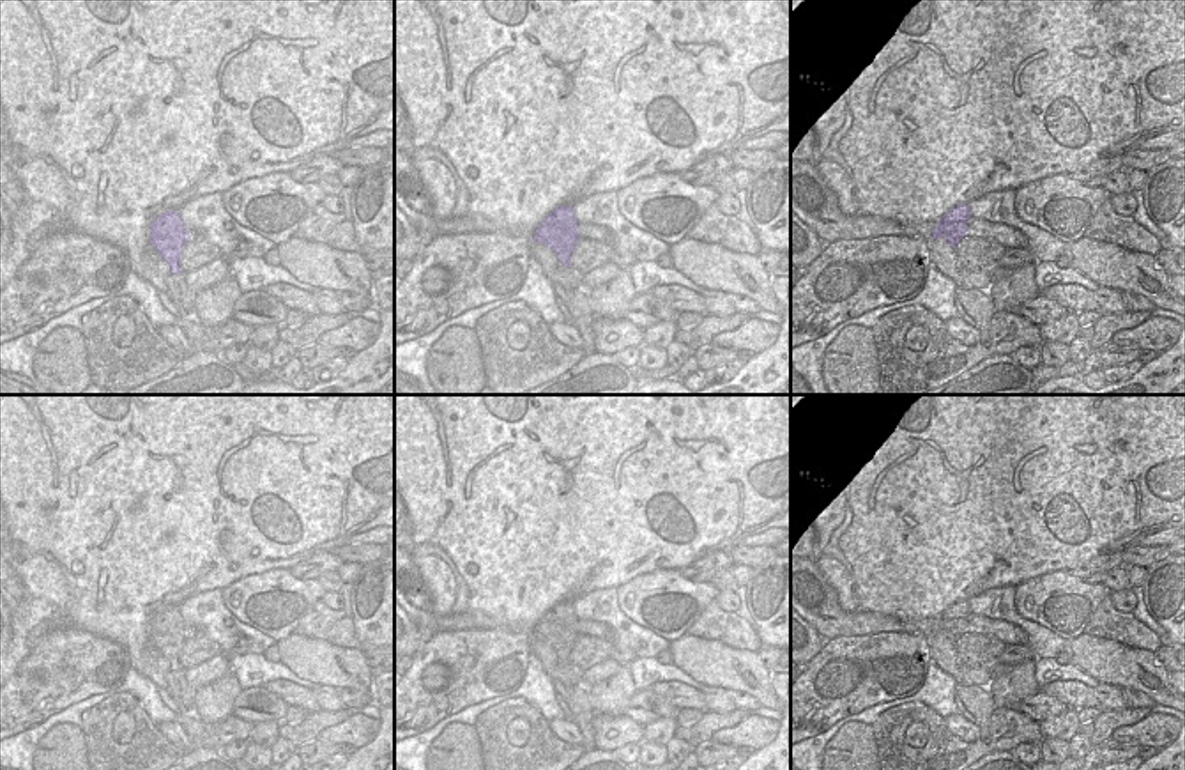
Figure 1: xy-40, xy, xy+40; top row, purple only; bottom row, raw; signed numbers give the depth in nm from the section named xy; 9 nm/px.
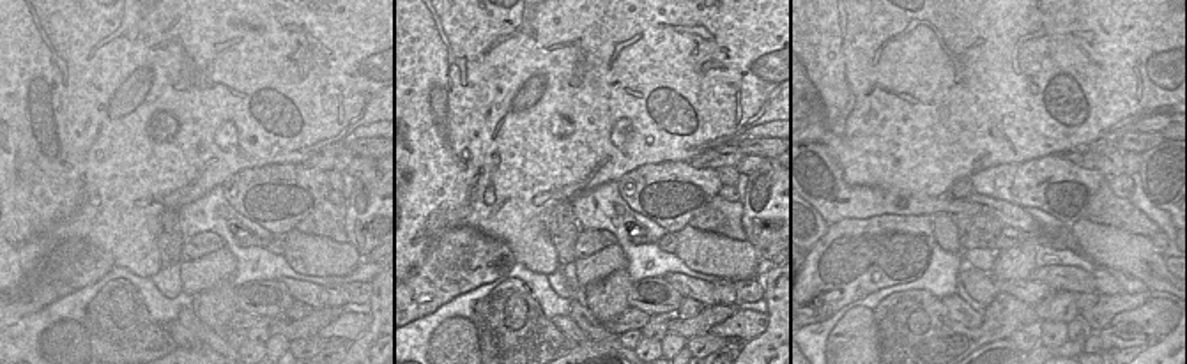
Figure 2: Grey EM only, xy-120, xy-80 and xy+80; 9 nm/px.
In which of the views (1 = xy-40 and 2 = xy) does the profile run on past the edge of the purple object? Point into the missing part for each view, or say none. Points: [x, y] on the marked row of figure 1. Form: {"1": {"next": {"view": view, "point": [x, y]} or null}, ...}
{"1": {"next": null}, "2": {"next": null}}

